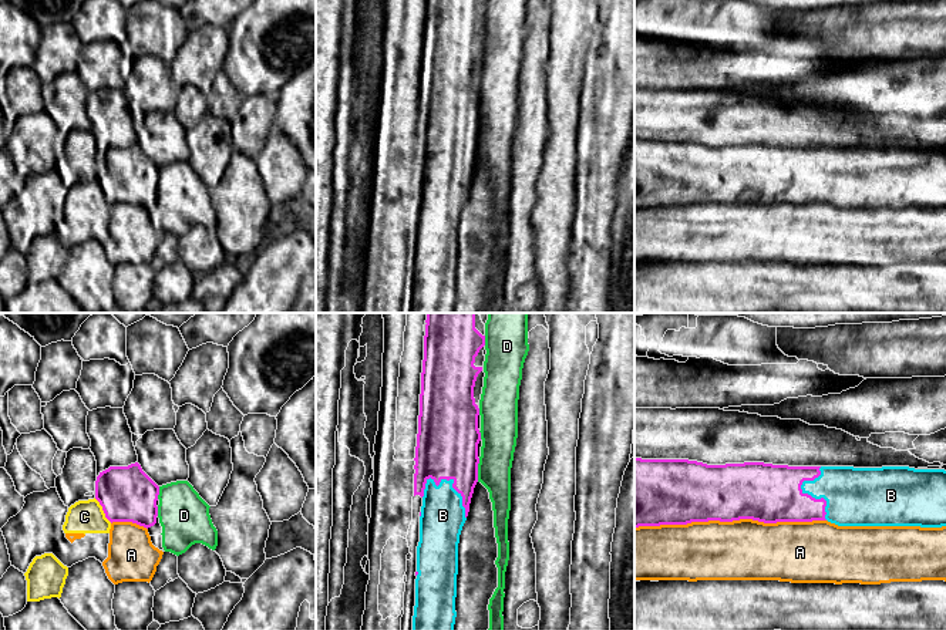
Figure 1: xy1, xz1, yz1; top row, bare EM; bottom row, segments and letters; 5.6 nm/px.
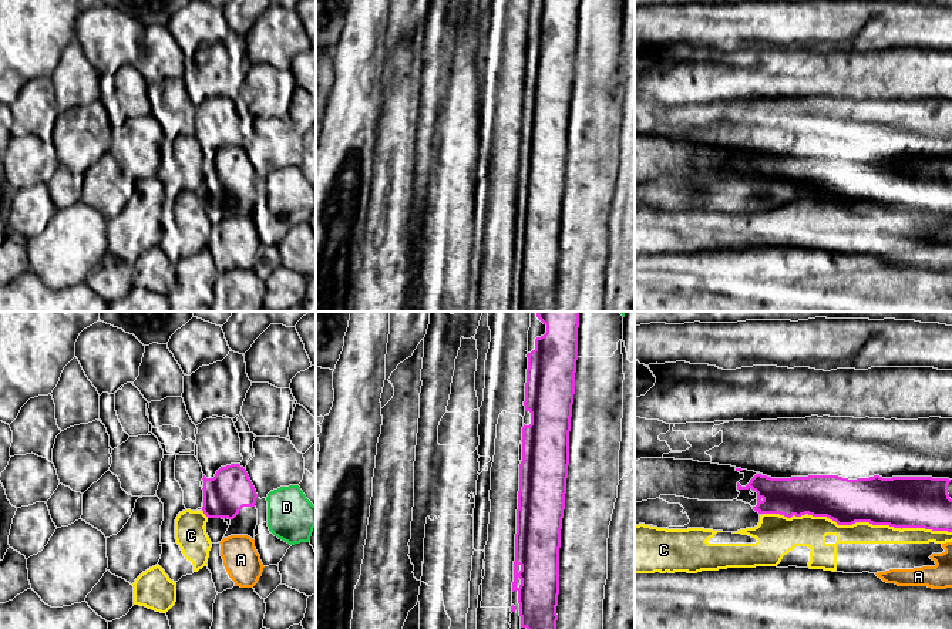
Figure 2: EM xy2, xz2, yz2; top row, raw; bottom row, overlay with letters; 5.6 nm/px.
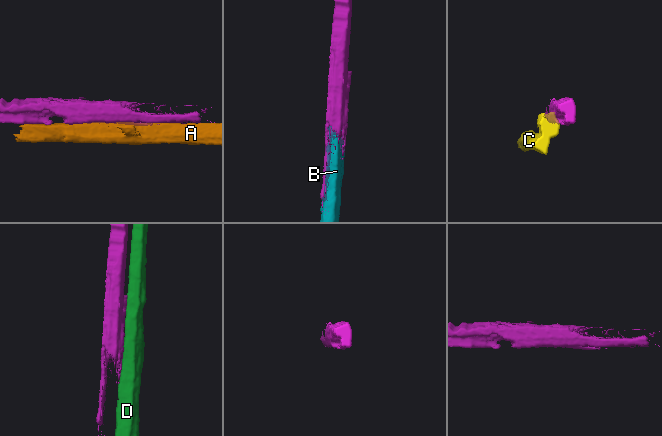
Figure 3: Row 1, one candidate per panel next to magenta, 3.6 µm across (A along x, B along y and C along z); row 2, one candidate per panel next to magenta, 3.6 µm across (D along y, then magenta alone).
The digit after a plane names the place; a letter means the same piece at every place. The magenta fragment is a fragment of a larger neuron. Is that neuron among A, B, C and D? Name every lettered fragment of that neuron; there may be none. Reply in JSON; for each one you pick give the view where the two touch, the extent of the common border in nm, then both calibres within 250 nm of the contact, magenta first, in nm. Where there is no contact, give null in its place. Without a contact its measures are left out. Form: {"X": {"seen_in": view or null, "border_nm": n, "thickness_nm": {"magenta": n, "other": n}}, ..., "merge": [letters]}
{"B": {"seen_in": "xz1", "border_nm": 320, "thickness_nm": {"magenta": 360, "other": 260}}, "merge": ["B"]}

